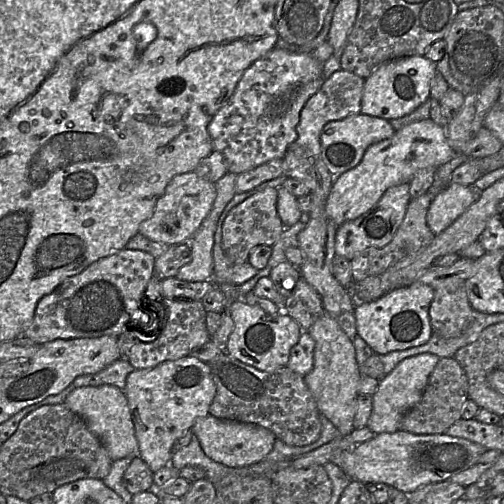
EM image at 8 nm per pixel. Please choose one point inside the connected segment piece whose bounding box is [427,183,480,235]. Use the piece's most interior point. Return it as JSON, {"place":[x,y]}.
{"place":[448,205]}

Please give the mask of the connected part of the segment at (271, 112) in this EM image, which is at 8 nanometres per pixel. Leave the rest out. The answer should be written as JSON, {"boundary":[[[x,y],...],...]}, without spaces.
{"boundary":[[[274,47],[265,56],[254,61],[243,73],[232,95],[208,124],[213,151],[223,154],[228,172],[239,175],[270,160],[283,158],[288,146],[297,139],[296,126],[301,110],[320,89],[324,80],[323,63],[311,53],[289,52]]]}

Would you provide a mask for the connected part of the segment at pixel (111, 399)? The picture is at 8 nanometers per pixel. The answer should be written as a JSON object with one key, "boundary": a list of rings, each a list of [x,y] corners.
{"boundary":[[[112,385],[82,386],[71,391],[64,401],[69,410],[81,416],[88,428],[100,439],[113,461],[138,456],[138,442],[127,397]]]}

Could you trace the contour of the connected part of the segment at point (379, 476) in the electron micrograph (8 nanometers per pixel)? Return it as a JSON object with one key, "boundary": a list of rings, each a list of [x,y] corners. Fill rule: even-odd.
{"boundary":[[[403,430],[375,434],[358,444],[352,454],[345,458],[342,470],[351,479],[364,484],[384,483],[405,494],[471,468],[486,449],[470,440],[447,434],[413,434]]]}

